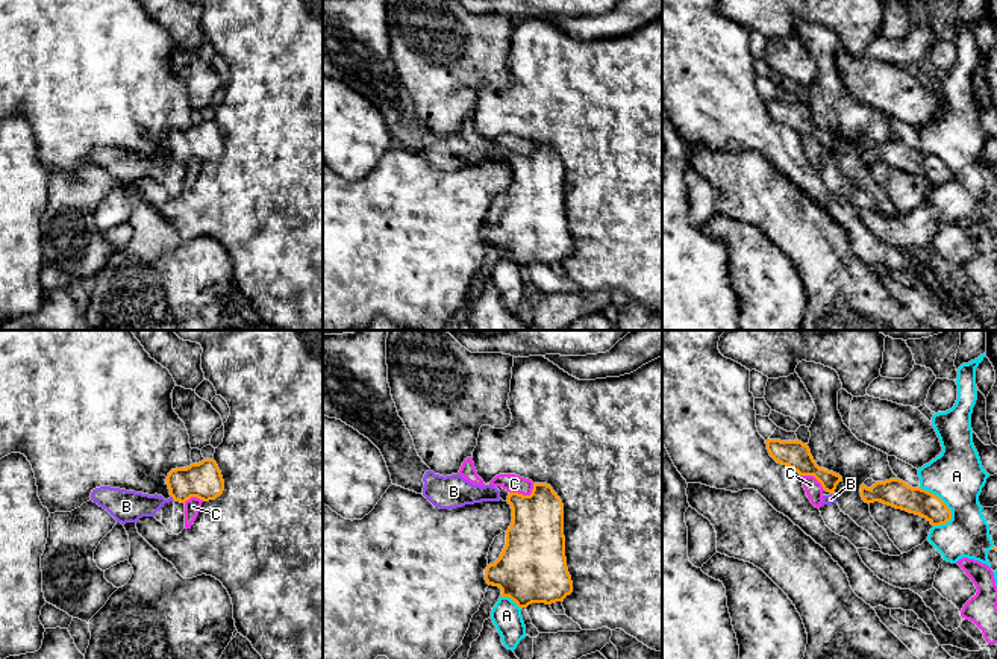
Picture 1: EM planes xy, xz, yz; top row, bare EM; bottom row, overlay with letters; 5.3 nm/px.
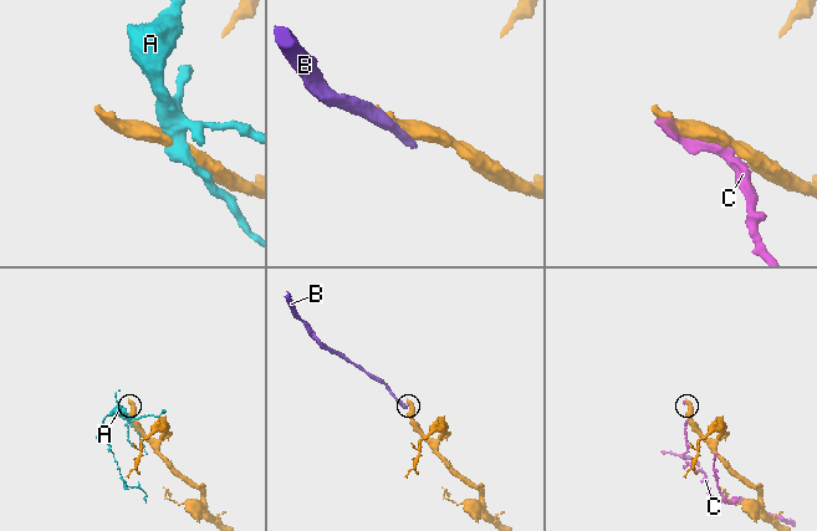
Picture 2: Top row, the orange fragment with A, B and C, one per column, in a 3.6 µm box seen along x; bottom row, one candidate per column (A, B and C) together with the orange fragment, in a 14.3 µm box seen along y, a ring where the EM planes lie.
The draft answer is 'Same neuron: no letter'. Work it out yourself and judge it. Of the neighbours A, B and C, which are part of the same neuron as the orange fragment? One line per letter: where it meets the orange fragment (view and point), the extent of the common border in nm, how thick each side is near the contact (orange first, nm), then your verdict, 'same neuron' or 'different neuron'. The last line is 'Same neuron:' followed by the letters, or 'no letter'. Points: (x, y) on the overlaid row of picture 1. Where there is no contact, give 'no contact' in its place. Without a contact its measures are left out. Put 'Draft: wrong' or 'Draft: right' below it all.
A: yz (941, 500) | 240 nm | 150/300 nm | different neuron
B: xy (173, 499) | 40 nm | 190/180 nm | different neuron
C: xz (525, 496) | 140 nm | 320/100 nm | different neuron
Same neuron: no letter
Draft: right

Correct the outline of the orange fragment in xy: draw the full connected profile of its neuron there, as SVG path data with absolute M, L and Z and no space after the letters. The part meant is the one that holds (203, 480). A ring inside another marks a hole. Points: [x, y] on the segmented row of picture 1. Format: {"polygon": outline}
{"polygon": "M203 459L186 468L171 470L165 482L173 500L180 503L191 497L203 501L215 500L224 491L223 476L214 459Z"}

